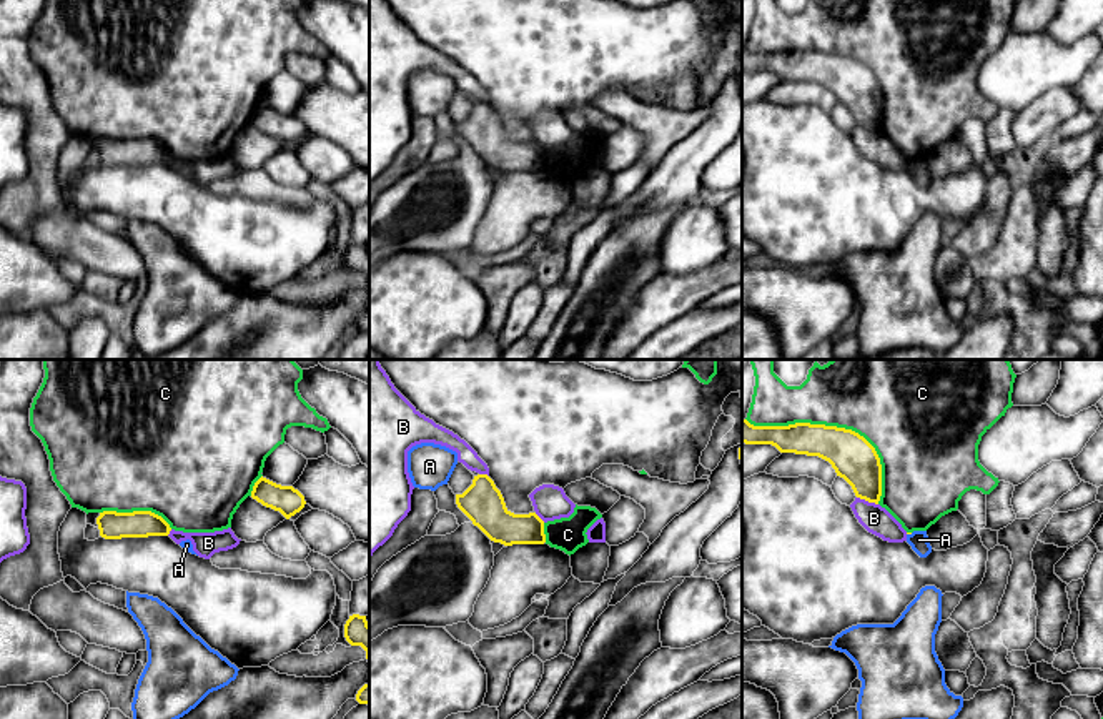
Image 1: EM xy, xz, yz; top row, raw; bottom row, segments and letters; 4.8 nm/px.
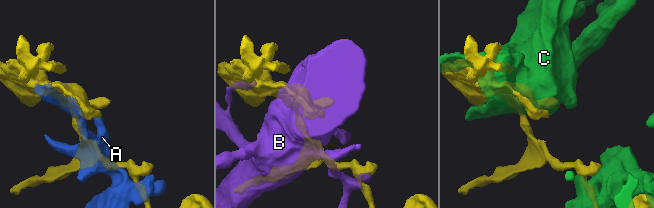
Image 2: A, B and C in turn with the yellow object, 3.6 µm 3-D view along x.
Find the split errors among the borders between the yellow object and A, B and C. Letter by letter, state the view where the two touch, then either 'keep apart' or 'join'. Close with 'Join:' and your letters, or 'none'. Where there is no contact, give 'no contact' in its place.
A: meets yellow in yz; keep apart
B: meets yellow in yz; keep apart
C: meets yellow in yz; keep apart
Join: none

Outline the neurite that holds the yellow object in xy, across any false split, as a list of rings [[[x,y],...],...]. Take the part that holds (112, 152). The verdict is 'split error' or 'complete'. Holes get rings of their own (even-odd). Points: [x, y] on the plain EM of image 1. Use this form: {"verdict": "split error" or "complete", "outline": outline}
{"verdict": "complete", "outline": [[[103,138],[96,151],[105,166],[168,163],[171,158],[170,151],[151,138]]]}

